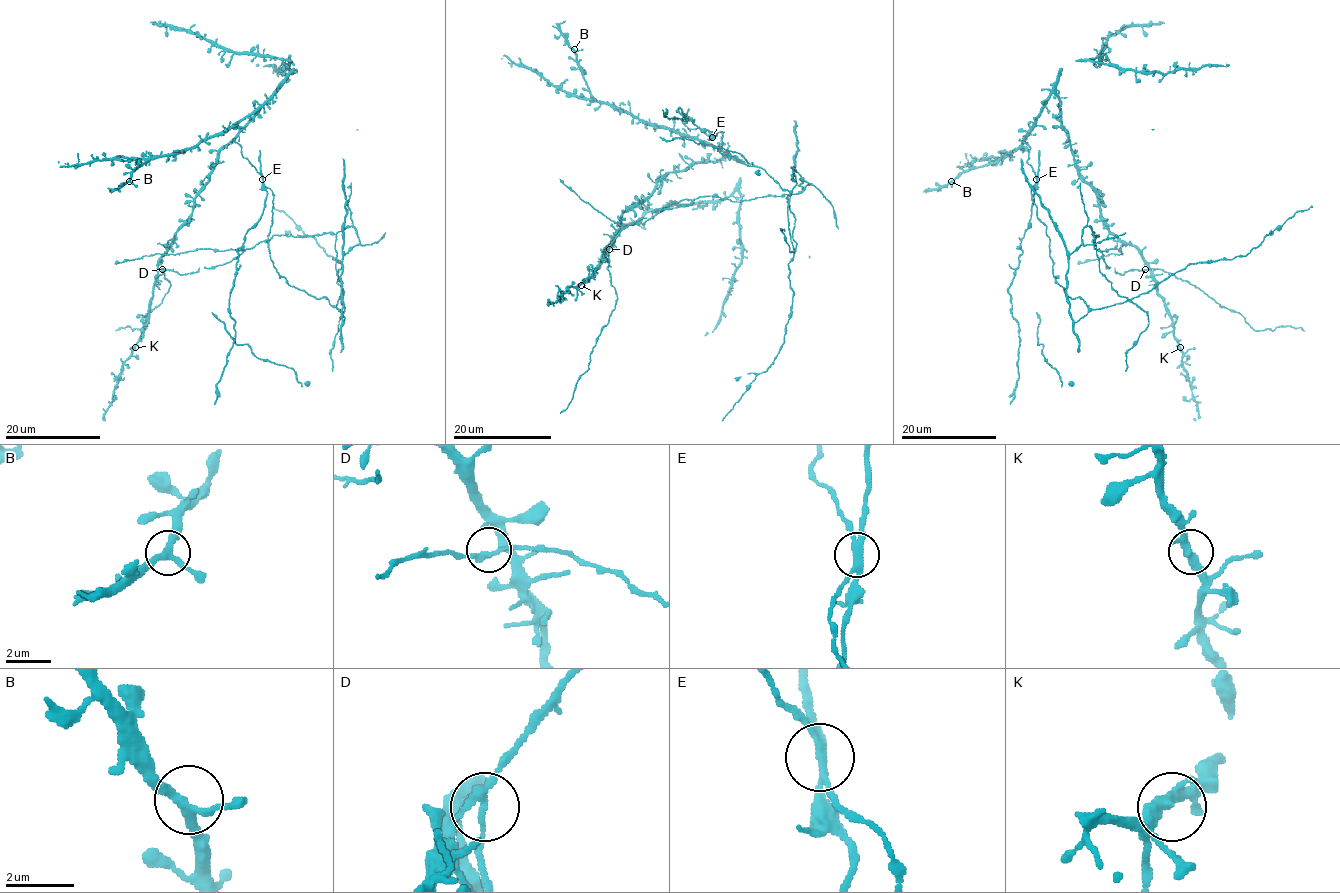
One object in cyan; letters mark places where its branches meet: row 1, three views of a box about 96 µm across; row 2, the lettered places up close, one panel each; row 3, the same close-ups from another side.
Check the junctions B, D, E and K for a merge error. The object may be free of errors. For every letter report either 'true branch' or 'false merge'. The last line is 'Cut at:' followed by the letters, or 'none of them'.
B: true branch
D: true branch
E: false merge
K: true branch
Cut at: E

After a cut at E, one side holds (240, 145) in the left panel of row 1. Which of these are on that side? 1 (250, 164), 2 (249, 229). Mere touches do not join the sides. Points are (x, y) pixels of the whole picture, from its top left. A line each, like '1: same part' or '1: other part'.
1: same part
2: other part

